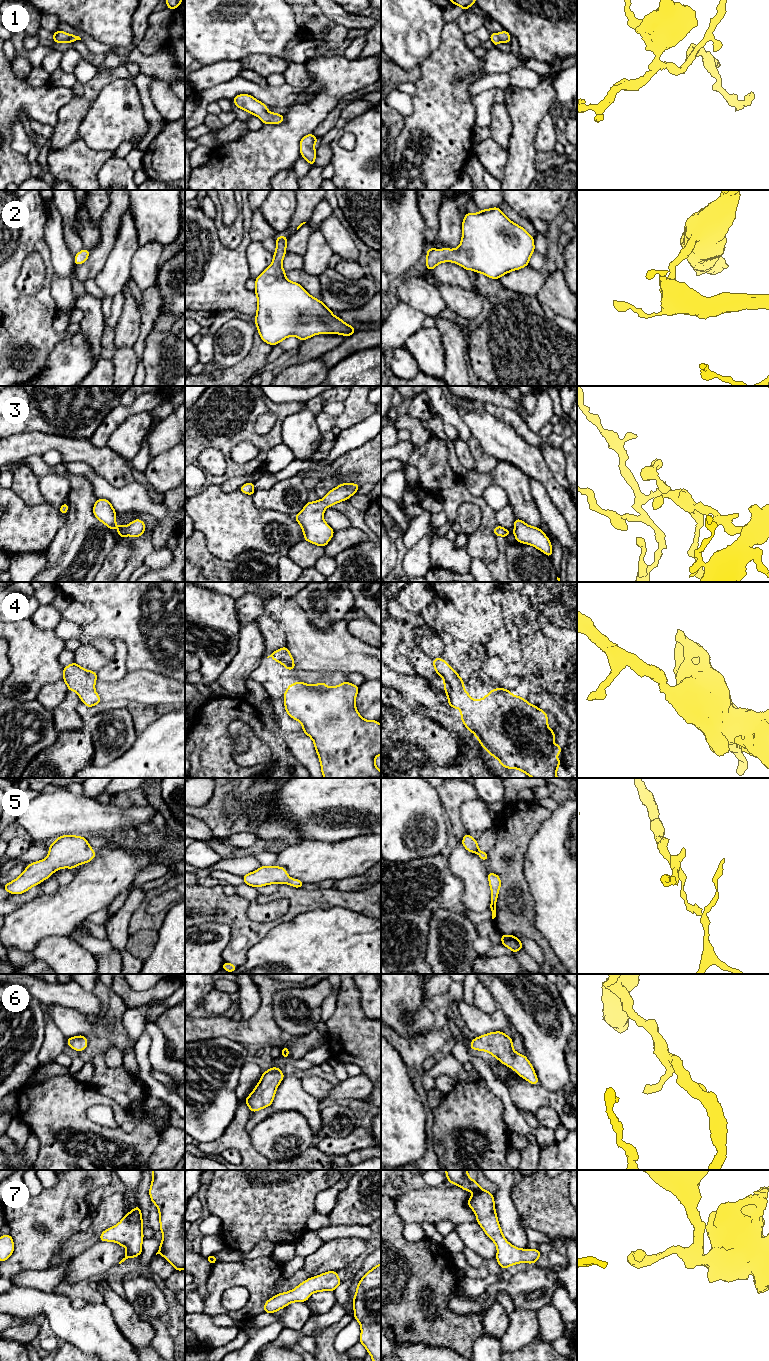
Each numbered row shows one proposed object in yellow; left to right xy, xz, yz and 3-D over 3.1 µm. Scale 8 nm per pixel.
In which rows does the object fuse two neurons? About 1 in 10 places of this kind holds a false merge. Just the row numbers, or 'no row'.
no row

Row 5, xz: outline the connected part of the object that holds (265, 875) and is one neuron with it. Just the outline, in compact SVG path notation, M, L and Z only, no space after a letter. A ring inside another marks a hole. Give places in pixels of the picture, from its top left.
M261 866L249 874L242 876L244 883L252 887L261 887L269 884L289 884L295 888L303 887L304 882L288 876L284 867Z

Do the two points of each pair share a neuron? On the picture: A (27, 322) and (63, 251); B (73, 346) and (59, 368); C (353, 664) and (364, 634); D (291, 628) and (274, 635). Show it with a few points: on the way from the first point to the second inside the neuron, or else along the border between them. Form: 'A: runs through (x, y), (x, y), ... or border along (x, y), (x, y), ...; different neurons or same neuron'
A: border along (48, 246), (54, 274); different neurons
B: runs through (73, 351), (73, 354), (64, 363); same neuron
C: border along (347, 622), (347, 631), (370, 646); different neurons
D: border along (269, 613), (281, 627), (286, 645); different neurons

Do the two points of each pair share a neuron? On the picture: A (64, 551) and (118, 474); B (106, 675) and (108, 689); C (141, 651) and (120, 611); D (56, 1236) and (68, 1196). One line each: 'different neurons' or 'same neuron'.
A: different neurons
B: different neurons
C: same neuron
D: same neuron

